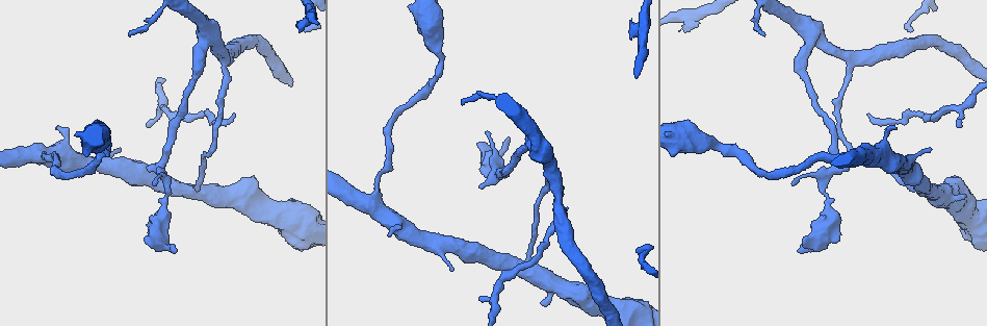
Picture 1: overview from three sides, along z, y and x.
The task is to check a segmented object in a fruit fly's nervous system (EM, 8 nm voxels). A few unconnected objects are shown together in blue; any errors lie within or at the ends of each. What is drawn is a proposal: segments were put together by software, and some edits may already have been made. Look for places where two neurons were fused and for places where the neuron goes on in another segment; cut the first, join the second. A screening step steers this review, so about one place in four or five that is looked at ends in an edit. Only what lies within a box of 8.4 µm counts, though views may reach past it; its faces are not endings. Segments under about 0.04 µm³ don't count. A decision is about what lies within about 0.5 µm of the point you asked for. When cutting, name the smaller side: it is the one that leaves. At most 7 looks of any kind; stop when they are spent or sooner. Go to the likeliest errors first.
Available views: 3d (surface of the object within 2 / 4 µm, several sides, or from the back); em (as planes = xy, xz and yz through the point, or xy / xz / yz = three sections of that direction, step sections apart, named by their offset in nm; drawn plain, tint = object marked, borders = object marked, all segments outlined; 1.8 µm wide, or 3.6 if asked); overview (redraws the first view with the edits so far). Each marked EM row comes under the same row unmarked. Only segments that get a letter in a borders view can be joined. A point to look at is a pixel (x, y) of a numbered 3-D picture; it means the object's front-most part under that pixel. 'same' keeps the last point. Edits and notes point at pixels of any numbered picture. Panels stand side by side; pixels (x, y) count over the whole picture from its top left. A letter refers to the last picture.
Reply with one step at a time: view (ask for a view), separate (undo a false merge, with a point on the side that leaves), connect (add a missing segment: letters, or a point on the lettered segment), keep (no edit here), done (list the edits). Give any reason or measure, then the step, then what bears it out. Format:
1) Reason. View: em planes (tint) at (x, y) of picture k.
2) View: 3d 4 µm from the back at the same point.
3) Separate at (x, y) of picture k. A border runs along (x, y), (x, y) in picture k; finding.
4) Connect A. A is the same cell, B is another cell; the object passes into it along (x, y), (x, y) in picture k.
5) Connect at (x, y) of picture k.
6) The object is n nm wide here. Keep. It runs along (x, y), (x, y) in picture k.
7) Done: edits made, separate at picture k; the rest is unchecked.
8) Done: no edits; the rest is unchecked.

Free end. View: em planes (tint) at (800, 249) of picture 1.

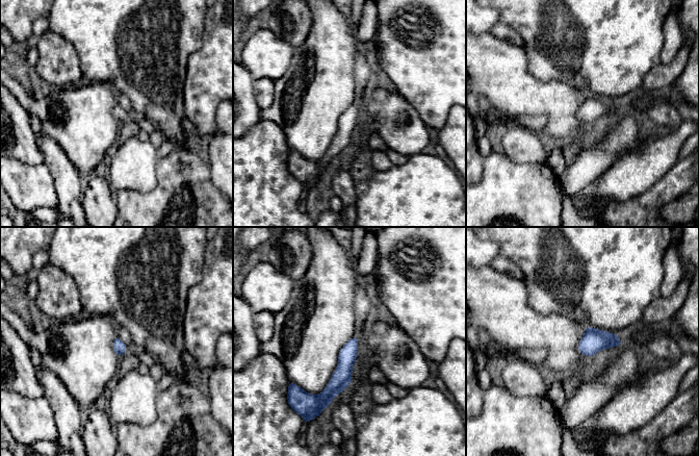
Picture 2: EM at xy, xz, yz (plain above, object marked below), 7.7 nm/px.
View: em planes (borders) at the same point.

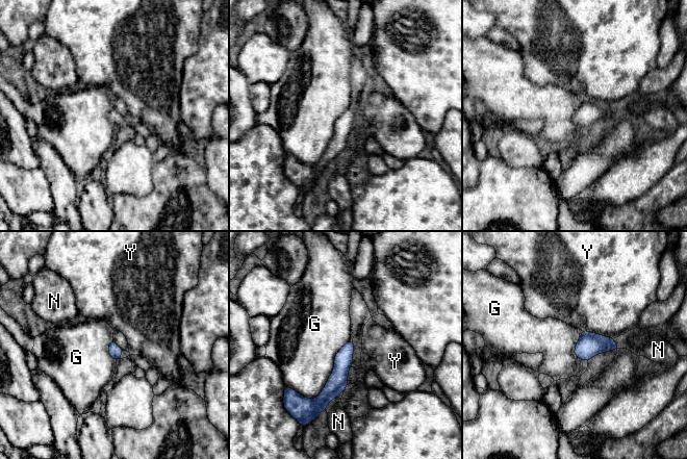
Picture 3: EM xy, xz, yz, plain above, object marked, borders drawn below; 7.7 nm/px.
Keep. G, N and Y are other cells; a border runs along (349, 339), (316, 397), (284, 385) in picture 3; none of them fits.

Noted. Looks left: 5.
Three arms meet. View: 3d 4 µm at (849, 61) of picture 1.

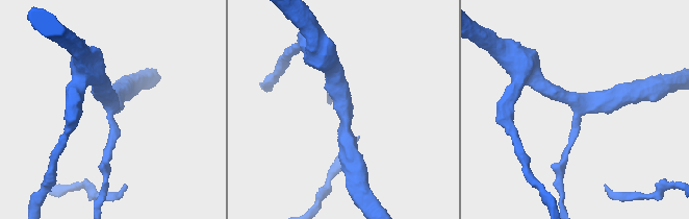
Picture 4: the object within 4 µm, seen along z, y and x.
View: em planes (tint) at (578, 108) of picture 4.

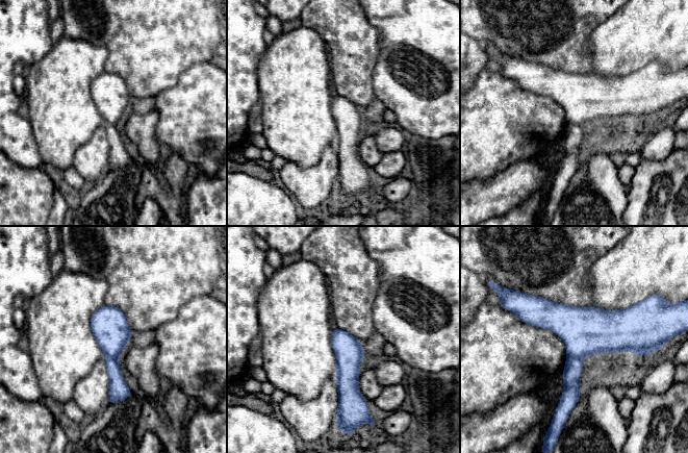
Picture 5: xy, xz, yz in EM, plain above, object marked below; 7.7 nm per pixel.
View: em planes (borders) at the same point.

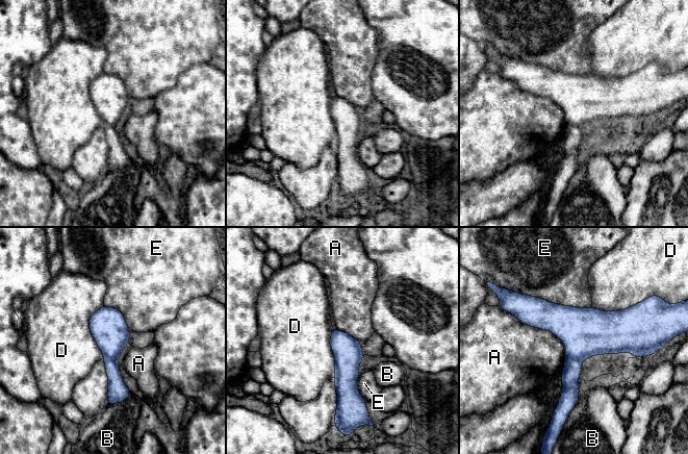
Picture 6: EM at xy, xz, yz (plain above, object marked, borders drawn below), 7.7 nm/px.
Separate at (585, 332) of picture 6. A, B, D and E are other cells; a border runs along (566, 357), (576, 357), (582, 360) in picture 6; a second neuron is stuck on.

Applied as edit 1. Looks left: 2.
Done: edits made, separate at picture 6; the rest is unchecked.

